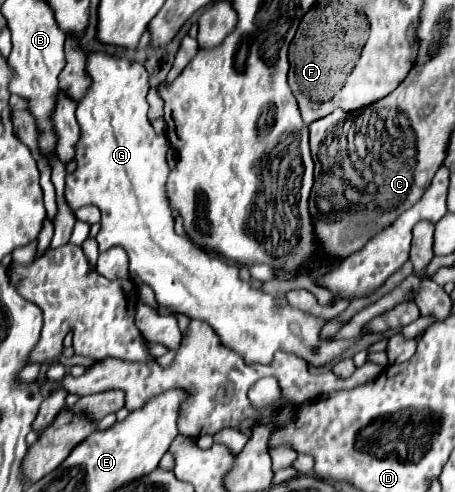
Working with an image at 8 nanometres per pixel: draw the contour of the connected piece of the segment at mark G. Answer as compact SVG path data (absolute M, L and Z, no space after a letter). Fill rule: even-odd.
M101 51L87 53L85 71L91 77L87 93L77 101L77 123L81 127L81 141L77 141L77 171L65 179L65 199L71 209L83 205L95 205L101 211L101 229L95 235L99 243L99 253L109 247L123 247L129 255L129 279L133 283L145 283L153 289L159 305L171 307L177 313L187 315L189 319L205 321L219 335L221 343L235 353L239 353L245 363L271 363L277 351L293 353L307 361L313 367L325 367L333 361L339 361L341 355L355 345L355 339L331 339L321 337L321 329L327 323L307 311L295 309L291 305L277 305L277 301L263 293L251 289L249 283L239 279L239 267L229 265L221 259L211 257L193 241L179 237L173 229L173 217L169 201L165 201L165 177L169 167L165 155L169 151L169 141L159 139L155 129L147 119L147 71L141 63L125 57L109 57Z

